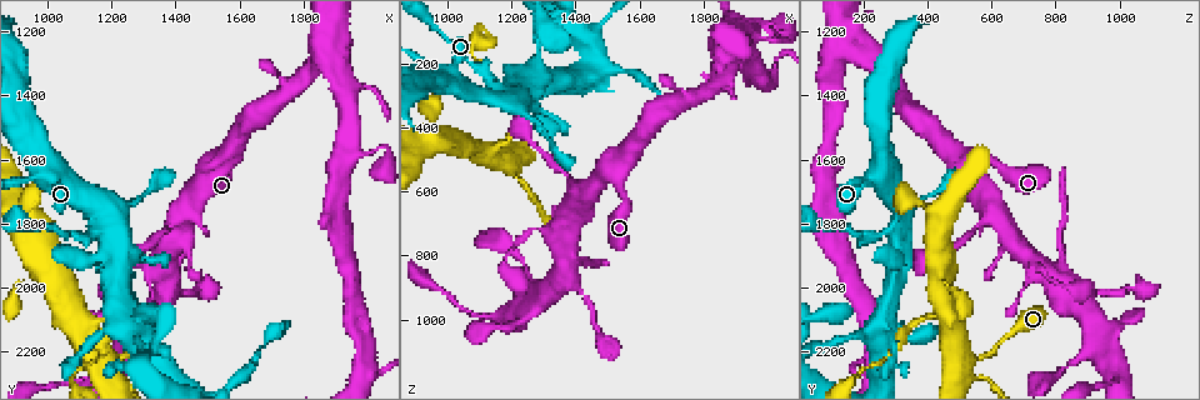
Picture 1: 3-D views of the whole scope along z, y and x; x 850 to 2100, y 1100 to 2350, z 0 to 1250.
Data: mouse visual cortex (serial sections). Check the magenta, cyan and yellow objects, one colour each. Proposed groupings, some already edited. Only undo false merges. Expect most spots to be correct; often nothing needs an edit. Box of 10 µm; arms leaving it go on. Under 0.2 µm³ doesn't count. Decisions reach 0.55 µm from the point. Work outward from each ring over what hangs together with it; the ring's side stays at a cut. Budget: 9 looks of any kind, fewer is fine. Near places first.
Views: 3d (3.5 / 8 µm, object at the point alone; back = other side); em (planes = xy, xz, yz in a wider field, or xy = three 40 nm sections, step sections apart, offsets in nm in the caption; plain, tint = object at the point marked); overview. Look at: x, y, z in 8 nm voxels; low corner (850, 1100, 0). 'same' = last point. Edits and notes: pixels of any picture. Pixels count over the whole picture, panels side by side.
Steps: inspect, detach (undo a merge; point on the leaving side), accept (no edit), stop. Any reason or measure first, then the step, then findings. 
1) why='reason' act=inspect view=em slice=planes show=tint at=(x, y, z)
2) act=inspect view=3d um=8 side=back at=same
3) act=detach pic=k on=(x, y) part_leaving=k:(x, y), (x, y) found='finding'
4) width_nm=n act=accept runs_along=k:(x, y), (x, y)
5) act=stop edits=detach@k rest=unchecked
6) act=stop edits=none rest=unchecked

why='small branch off a trunk' act=inspect view=3d um=3.5 at=(1530, 1600, 540)

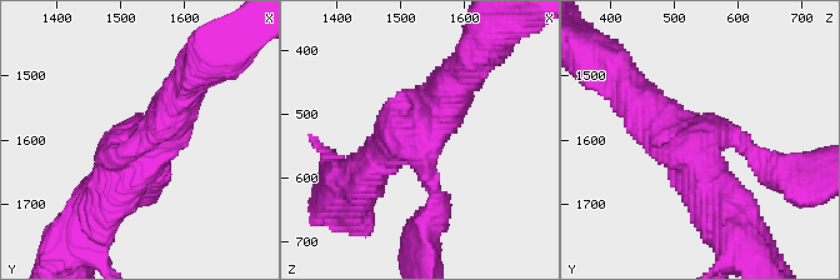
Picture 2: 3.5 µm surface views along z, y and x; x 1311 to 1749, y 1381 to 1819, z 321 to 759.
arms=3 arm_widths_nm=200,500,600 why='shape alone is not enough' act=inspect view=em slice=xy step=1 show=tint at=(1530, 1600, 540)

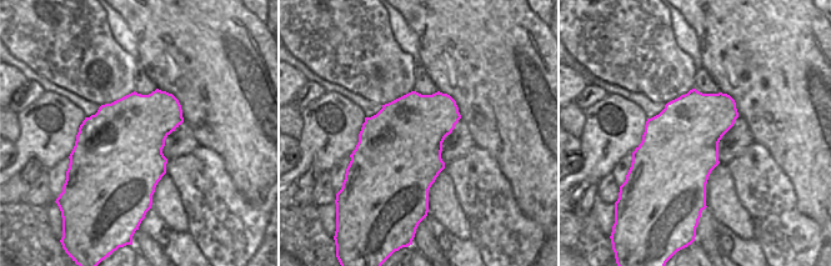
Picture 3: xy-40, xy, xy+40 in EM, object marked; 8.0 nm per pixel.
why='cut it another way' act=inspect view=em slice=xy step=3 show=tint at=same

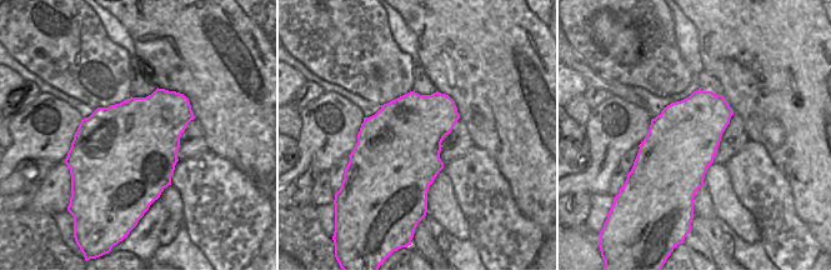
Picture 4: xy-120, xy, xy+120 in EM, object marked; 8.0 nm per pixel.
act=accept runs_along=2:(769, 163), (638, 101) found='one cell here'

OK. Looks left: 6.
why='looks like a crossing' act=inspect view=3d um=3.5 at=(1200, 1790, 320)

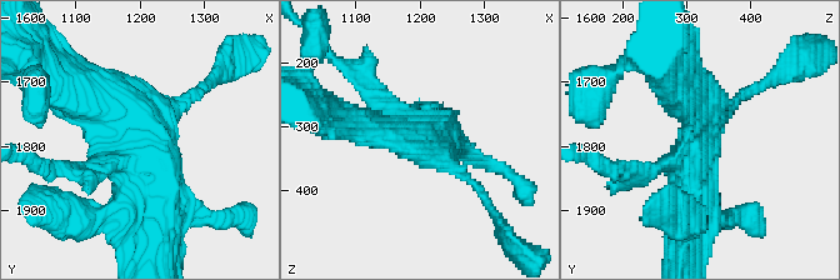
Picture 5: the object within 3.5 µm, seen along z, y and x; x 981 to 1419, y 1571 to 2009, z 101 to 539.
act=inspect view=em slice=xy step=1 show=tint at=(1205, 1785, 315)

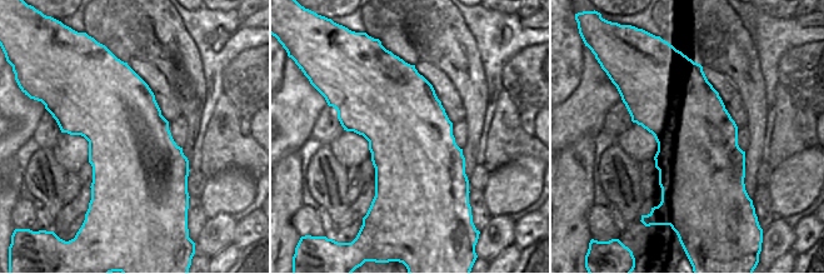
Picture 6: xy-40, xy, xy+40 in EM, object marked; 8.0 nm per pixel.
act=accept runs_along=5:(79, 88), (151, 145), (155, 218) found='continuous, no second cell'

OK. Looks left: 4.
why='side arm on a straight run' act=inspect view=3d um=3.5 at=(1140, 2110, 470)

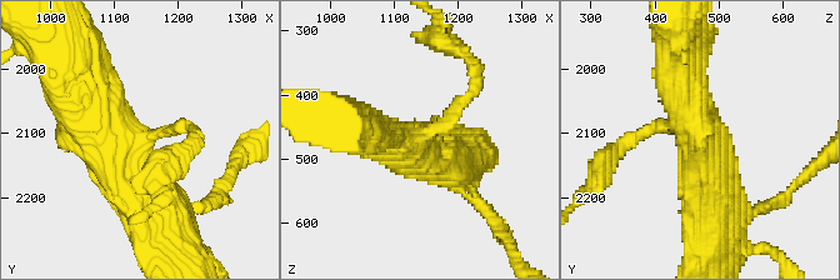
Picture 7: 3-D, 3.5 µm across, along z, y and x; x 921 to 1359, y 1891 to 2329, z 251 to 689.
arms=3 arm_widths_nm=150,500,600 act=inspect view=em slice=planes show=tint at=(1135, 2115, 470)

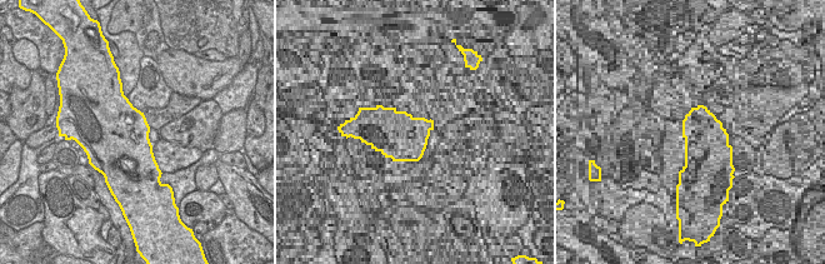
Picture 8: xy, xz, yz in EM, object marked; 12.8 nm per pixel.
why='cut it another way' act=inspect view=em slice=xy step=2 show=tint at=same

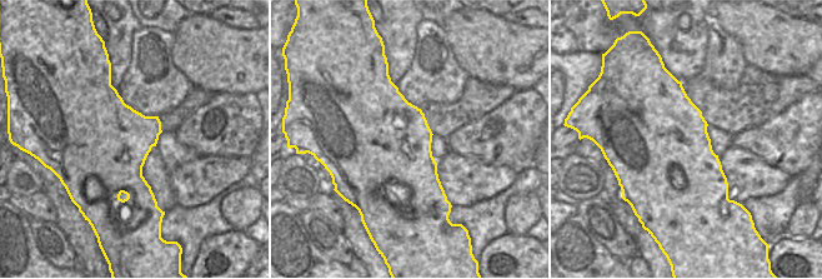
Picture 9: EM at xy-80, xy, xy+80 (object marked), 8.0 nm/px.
act=accept runs_along=7:(171, 213), (101, 136), (79, 86) found='one cell here'

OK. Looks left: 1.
act=stop edits=none rest=unchecked

